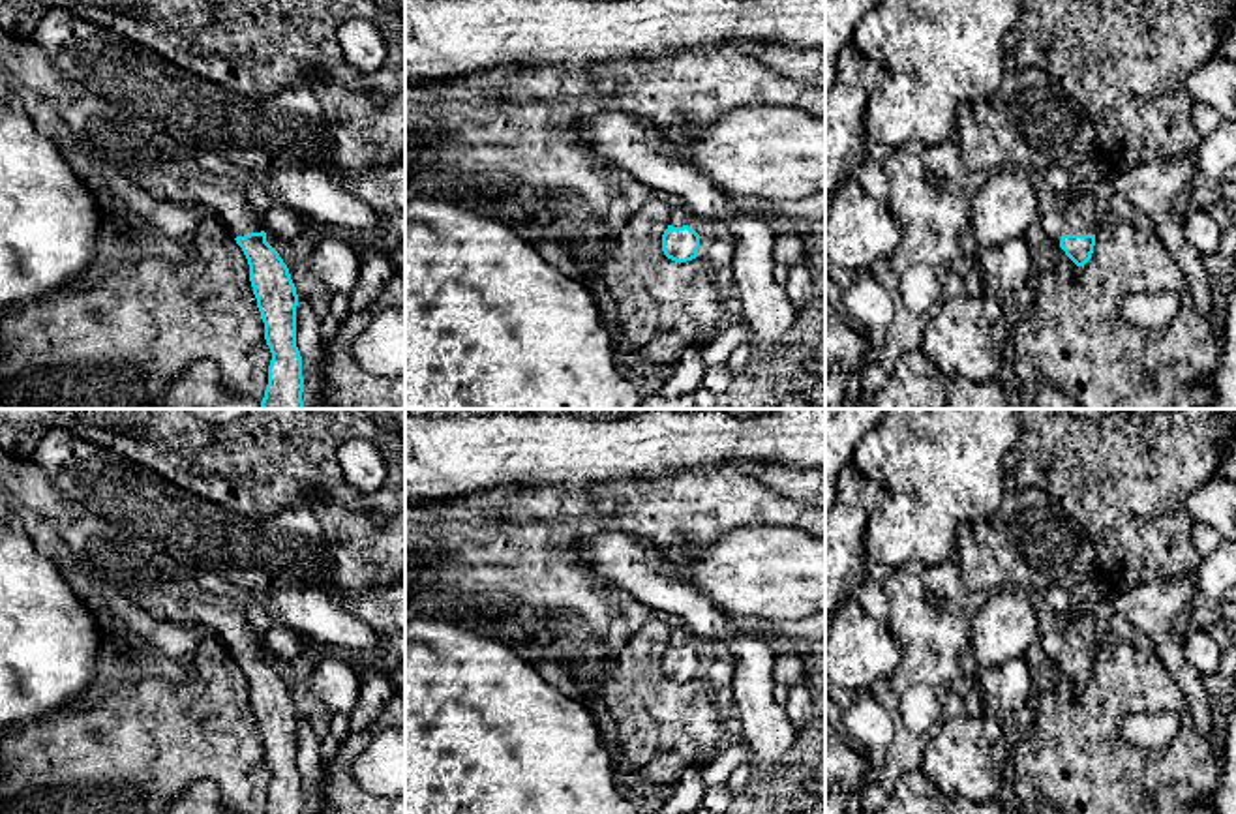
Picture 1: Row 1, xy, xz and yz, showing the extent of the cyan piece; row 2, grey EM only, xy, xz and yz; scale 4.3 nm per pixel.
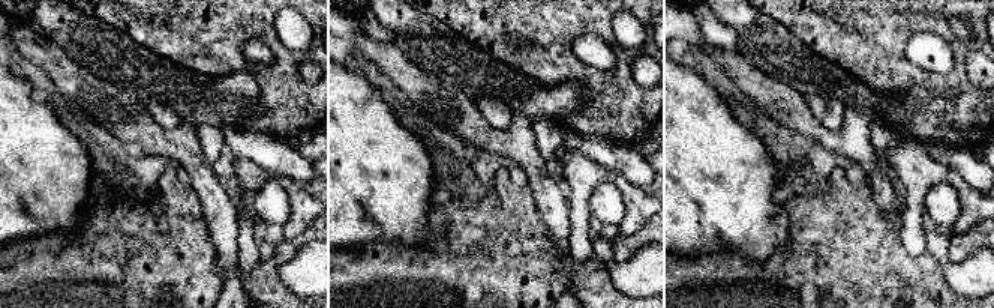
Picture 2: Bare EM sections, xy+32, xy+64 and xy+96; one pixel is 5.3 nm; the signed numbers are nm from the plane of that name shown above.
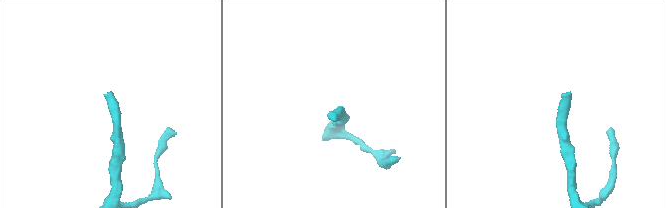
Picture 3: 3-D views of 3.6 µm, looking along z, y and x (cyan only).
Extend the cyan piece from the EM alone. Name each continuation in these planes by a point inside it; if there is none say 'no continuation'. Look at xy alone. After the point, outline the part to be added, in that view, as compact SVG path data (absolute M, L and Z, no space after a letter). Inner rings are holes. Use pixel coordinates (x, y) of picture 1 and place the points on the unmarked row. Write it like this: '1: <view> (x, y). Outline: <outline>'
1: xy (128, 561). Outline: M0 452L0 488L15 508L49 520L73 555L143 610L174 623L210 626L233 658L264 651L242 604L203 589L150 538L75 503L49 482L32 458L15 460Z

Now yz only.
1: yz (1081, 633). Outline: M1095 613L1062 615L1058 626L1063 632L1063 655L1095 655L1103 640L1103 625Z

